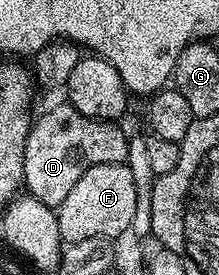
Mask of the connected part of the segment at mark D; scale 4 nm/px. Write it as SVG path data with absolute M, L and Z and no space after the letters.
M69 102L61 103L31 123L22 167L25 191L53 210L64 202L64 198L68 198L68 190L72 190L72 186L76 186L76 182L92 166L125 164L131 159L130 144L117 123L93 120L80 114Z

